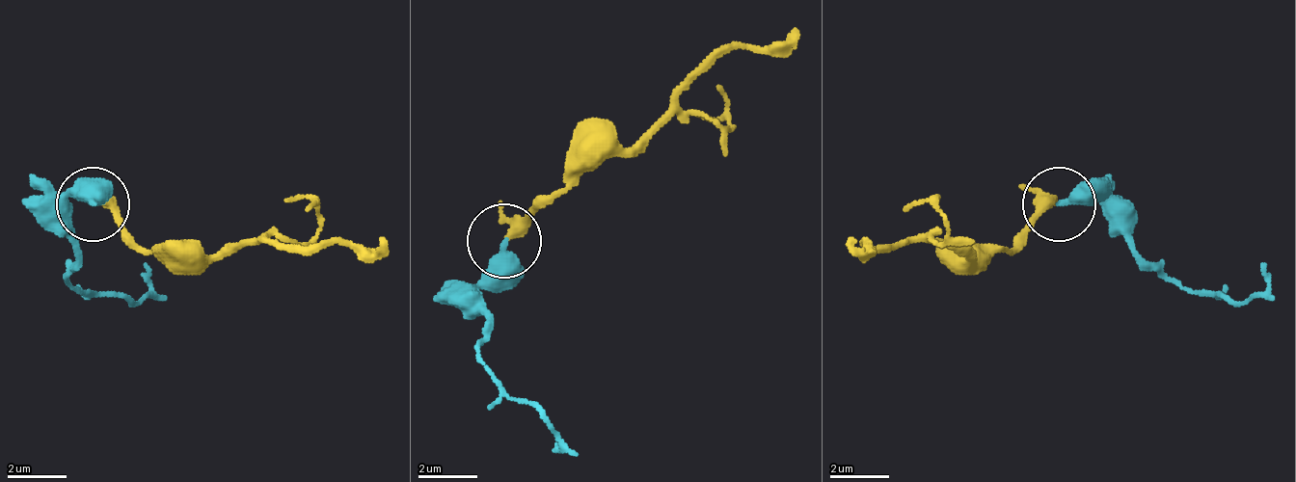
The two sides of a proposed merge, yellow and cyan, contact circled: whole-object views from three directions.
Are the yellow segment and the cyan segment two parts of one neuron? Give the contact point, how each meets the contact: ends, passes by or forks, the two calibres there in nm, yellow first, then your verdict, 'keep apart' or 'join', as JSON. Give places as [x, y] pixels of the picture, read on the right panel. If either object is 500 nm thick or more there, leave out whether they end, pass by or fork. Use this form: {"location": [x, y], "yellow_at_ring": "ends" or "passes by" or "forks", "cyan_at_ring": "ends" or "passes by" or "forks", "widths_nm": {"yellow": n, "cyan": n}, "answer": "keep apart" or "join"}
{"location": [1059, 203], "yellow_at_ring": "passes by", "cyan_at_ring": "ends", "widths_nm": {"yellow": 320, "cyan": 400}, "answer": "join"}

